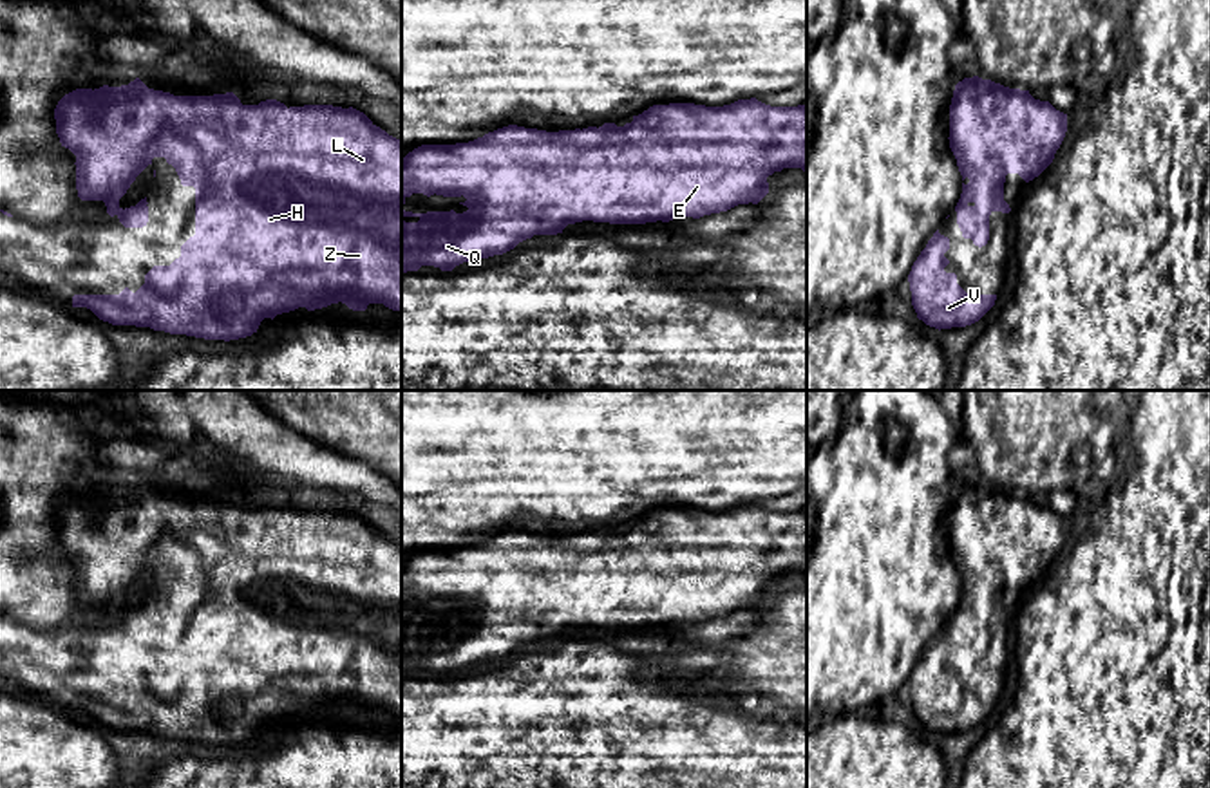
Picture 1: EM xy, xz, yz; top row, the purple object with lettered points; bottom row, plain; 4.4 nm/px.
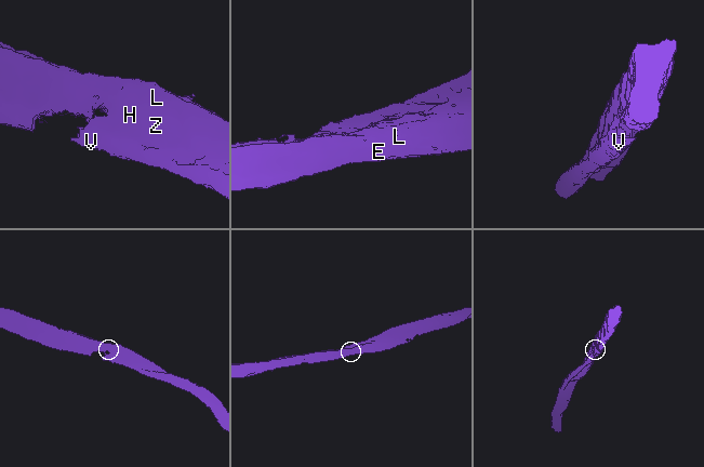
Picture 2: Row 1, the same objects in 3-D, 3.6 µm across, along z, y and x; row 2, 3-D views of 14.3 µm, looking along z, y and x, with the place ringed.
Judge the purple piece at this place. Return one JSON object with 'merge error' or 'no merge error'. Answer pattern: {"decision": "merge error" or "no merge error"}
{"decision": "no merge error"}

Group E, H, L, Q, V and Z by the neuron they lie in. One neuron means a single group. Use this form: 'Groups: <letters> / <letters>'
Groups: E H L Q V Z

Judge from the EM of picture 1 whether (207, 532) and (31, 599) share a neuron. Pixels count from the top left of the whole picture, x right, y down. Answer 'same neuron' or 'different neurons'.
different neurons

